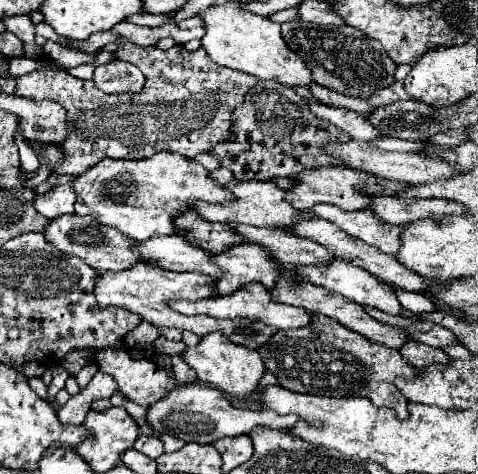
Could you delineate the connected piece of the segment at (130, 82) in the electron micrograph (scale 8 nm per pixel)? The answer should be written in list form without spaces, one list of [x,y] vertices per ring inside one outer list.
[[[112,60],[94,70],[94,82],[100,90],[104,90],[108,94],[124,91],[138,93],[142,91],[144,74],[134,64],[126,64],[122,60]]]

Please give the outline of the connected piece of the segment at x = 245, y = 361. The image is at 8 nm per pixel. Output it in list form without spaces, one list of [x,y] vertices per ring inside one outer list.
[[[206,334],[200,338],[196,346],[186,346],[186,350],[180,354],[180,358],[194,368],[198,374],[198,380],[218,386],[222,392],[232,394],[234,398],[246,398],[248,394],[258,390],[258,380],[264,374],[264,364],[262,358],[258,356],[256,350],[250,350],[246,346],[238,346],[226,338],[226,334]]]

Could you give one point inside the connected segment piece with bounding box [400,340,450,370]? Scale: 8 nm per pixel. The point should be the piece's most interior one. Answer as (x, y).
(419, 355)

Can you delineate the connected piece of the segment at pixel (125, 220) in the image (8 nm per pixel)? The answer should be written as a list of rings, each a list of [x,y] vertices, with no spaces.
[[[158,152],[144,160],[104,158],[94,164],[92,170],[86,170],[86,174],[76,176],[70,186],[76,192],[74,206],[78,216],[92,216],[104,226],[114,226],[134,242],[174,234],[170,222],[188,208],[190,198],[202,198],[206,202],[224,202],[232,198],[224,186],[208,178],[204,166],[172,152]]]

